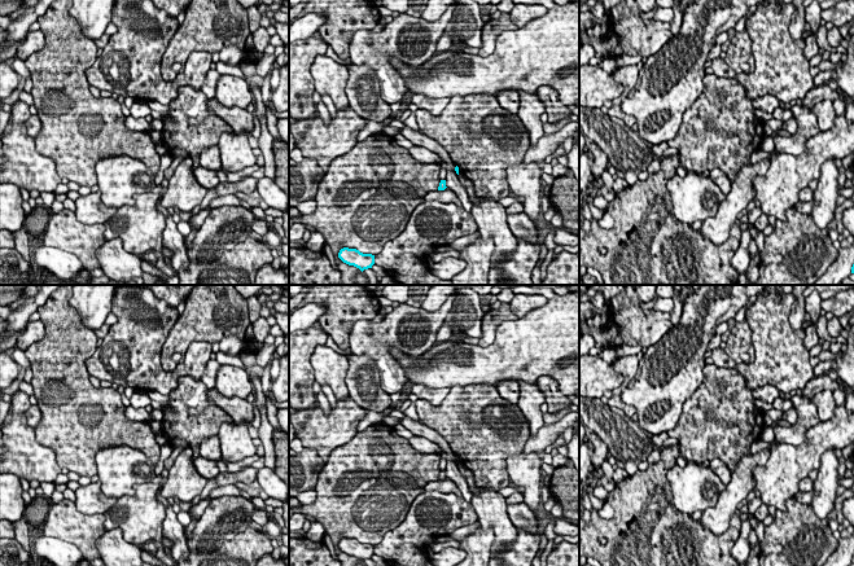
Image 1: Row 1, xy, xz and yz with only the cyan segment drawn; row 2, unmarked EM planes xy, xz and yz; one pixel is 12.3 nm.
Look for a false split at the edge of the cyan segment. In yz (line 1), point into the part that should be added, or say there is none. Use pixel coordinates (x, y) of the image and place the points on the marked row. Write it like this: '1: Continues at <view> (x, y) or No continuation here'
1: No continuation here

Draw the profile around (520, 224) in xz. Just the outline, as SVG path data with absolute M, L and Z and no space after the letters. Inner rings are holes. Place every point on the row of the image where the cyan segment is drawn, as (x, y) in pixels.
M525 212L511 215L507 214L507 223L513 236L517 240L525 240L529 242L535 242L538 238L537 224L530 220Z

